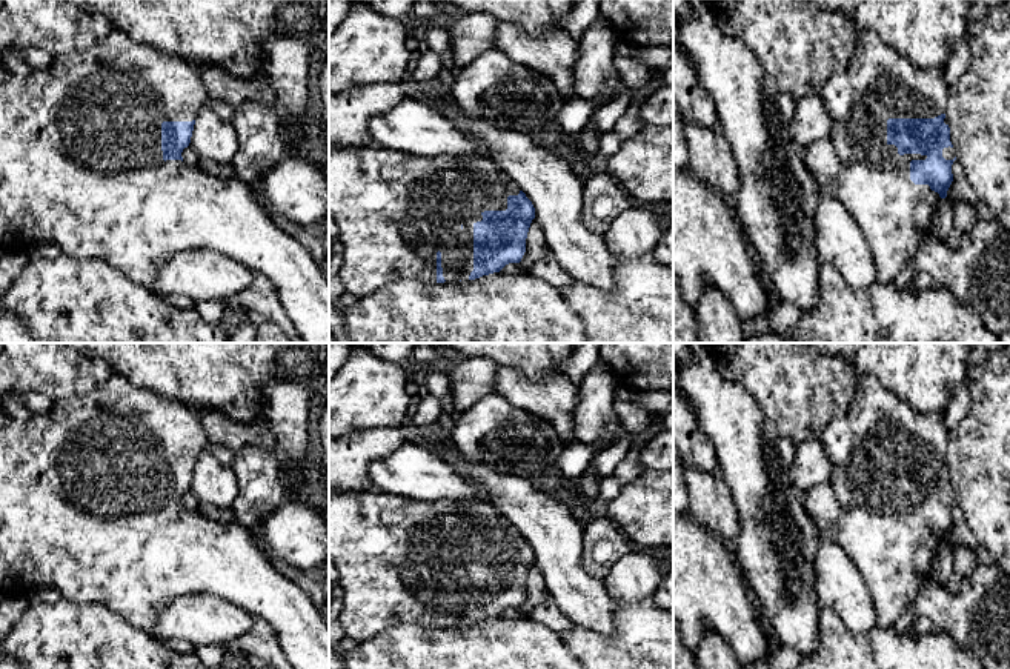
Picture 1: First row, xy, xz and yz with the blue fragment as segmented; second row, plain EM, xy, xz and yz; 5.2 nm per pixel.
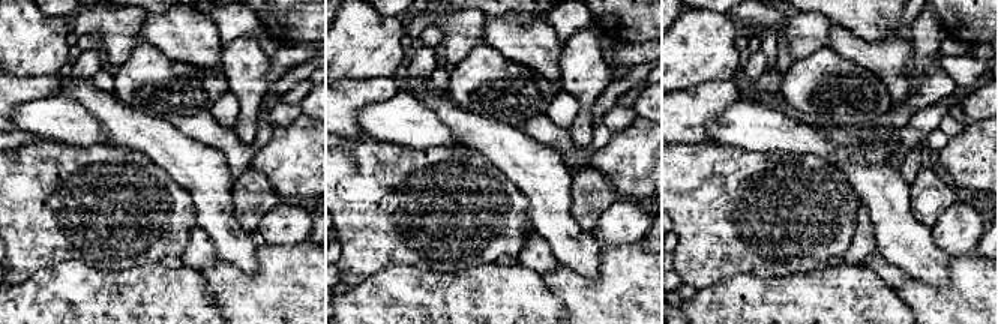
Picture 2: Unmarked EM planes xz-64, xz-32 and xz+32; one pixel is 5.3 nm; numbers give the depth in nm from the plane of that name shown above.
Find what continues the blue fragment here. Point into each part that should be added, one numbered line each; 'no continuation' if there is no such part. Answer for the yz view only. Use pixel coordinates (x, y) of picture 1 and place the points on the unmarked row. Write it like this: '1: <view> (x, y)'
1: yz (895, 559)

